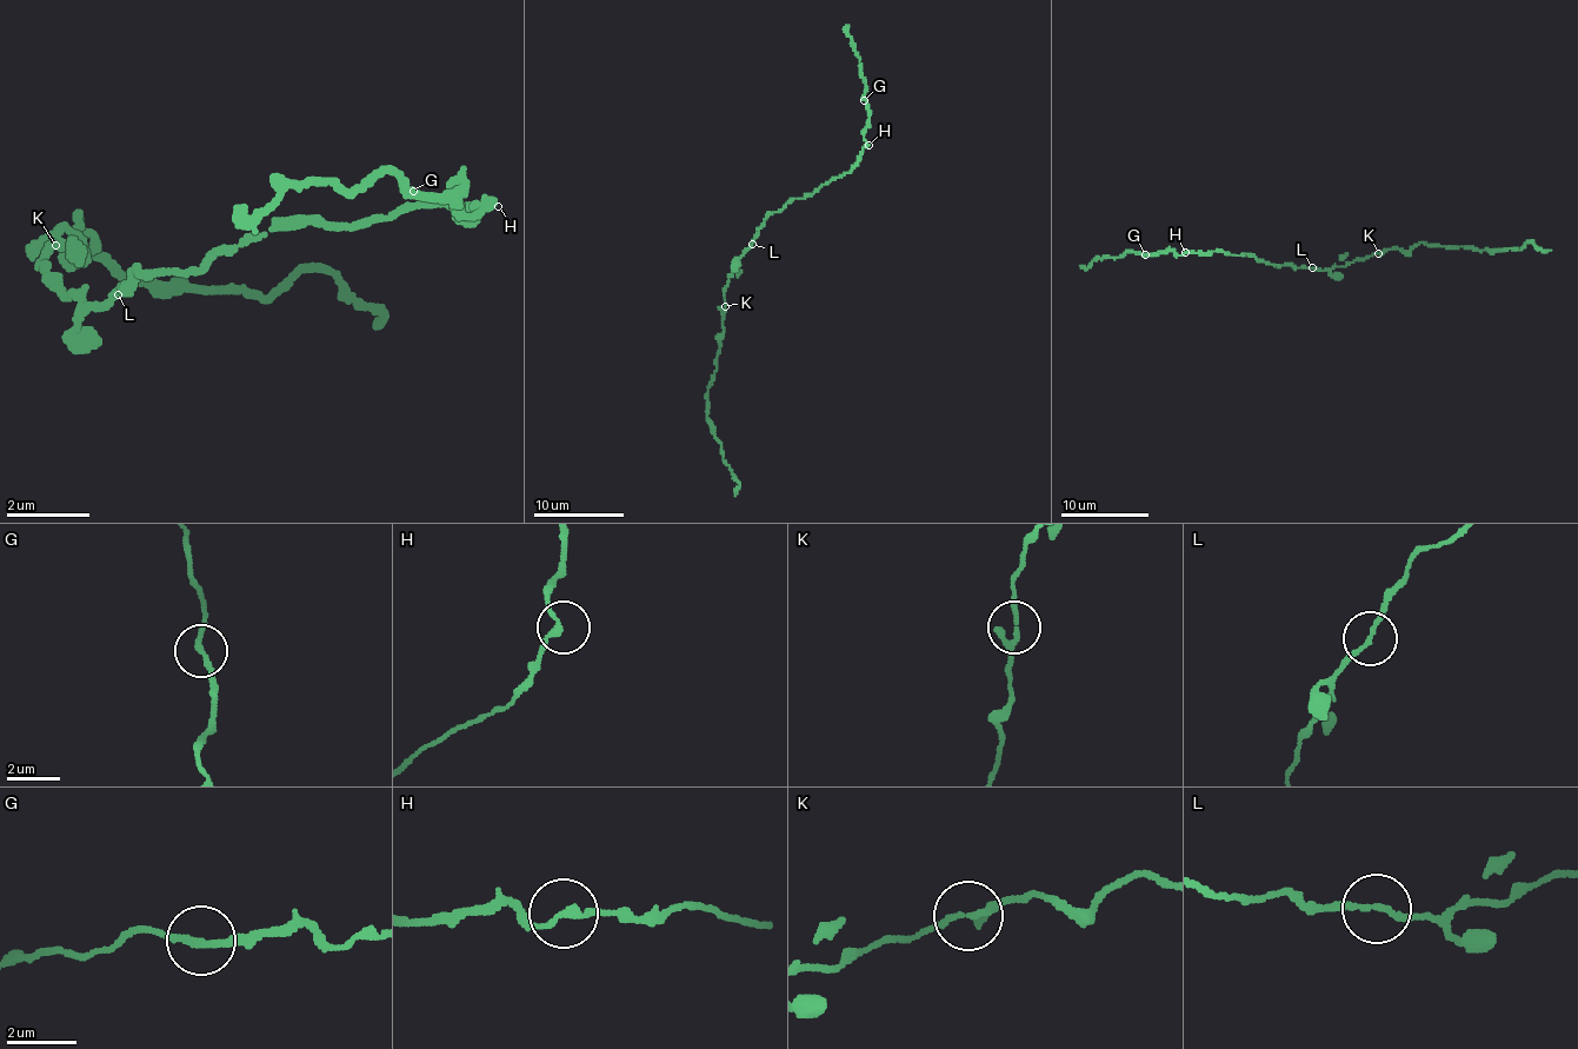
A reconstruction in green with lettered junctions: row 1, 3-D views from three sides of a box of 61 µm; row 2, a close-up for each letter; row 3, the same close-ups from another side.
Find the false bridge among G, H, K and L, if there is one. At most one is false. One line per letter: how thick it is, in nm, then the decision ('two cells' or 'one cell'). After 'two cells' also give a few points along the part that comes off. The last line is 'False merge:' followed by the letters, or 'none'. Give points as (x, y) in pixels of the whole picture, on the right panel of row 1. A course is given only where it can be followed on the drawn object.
G: calibre 190 nm; one cell
H: calibre 180 nm; one cell
K: calibre 150 nm; one cell
L: calibre 160 nm; one cell
False merge: none

